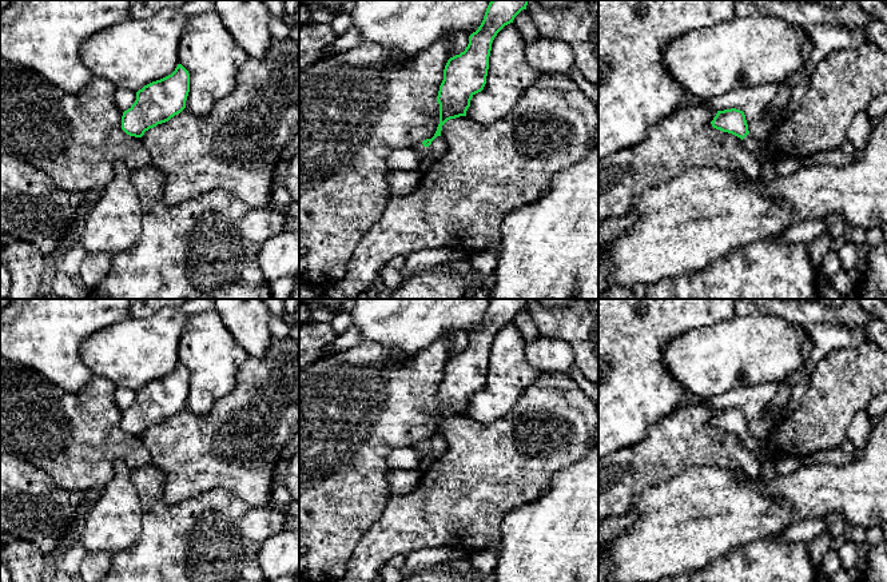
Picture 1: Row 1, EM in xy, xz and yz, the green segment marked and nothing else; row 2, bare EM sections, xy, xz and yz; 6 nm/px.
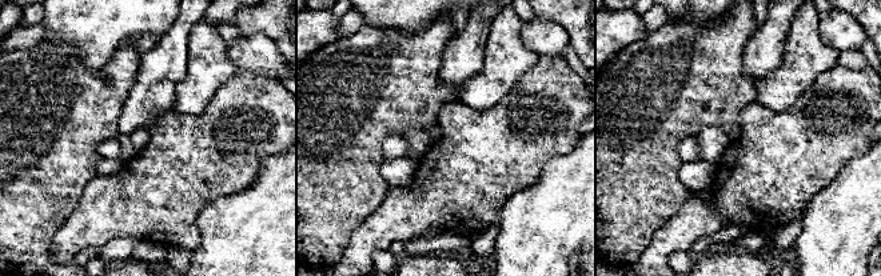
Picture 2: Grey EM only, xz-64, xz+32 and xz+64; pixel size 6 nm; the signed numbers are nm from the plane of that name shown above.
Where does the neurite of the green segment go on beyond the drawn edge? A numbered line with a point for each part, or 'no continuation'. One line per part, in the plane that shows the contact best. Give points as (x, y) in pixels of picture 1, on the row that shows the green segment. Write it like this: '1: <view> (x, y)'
1: xz (422, 152)

